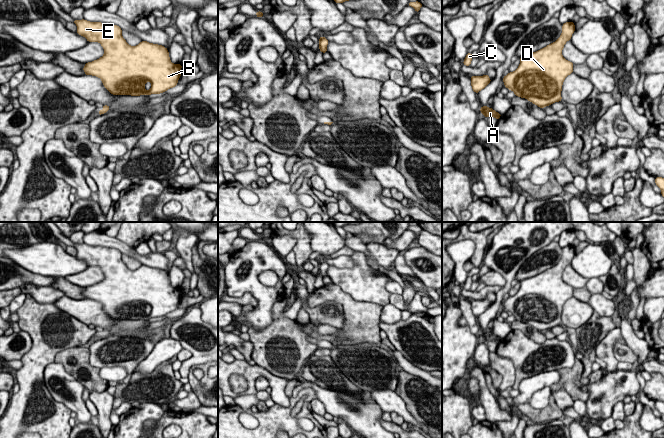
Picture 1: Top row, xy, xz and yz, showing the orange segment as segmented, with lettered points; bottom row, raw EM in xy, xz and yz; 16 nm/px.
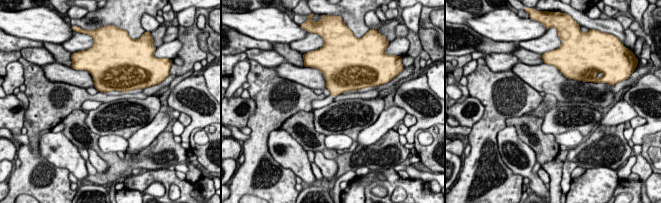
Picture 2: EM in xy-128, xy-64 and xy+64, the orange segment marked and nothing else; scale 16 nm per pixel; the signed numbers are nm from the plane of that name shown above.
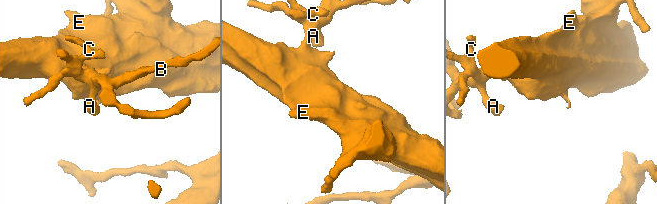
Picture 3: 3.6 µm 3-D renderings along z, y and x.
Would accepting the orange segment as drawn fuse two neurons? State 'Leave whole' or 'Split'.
Leave whole

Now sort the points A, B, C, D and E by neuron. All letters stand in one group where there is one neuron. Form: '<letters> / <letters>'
A B C D E

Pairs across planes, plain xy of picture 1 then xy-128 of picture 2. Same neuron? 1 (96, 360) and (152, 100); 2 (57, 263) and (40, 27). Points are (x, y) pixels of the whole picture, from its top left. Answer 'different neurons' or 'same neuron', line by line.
1: same neuron
2: same neuron

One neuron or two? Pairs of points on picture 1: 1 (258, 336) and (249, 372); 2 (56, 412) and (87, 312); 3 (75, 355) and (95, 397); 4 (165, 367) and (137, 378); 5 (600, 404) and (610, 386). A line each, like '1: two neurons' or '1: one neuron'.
1: two neurons
2: two neurons
3: two neurons
4: one neuron
5: one neuron

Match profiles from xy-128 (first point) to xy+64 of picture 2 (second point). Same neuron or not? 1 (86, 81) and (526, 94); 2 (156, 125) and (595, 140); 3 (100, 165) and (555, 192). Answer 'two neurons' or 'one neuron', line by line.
1: two neurons
2: two neurons
3: one neuron

